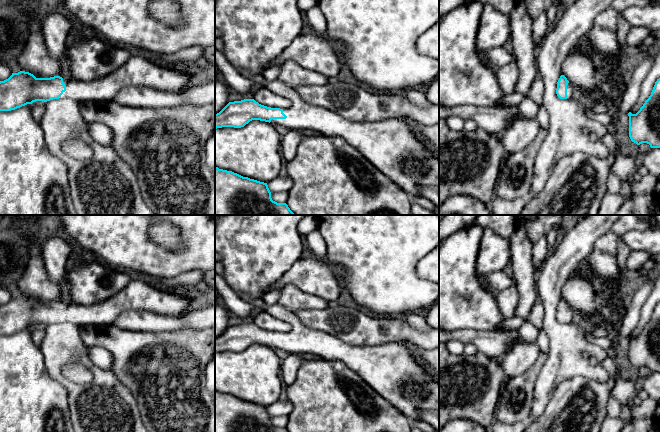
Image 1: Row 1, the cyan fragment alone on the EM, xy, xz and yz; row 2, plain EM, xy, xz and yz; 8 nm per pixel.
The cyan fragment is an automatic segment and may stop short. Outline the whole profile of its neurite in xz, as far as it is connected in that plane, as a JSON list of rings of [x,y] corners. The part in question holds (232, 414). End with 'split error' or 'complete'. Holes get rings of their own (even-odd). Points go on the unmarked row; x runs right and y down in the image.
[[[215,390],[215,432],[289,432],[272,424],[267,407]]]; complete

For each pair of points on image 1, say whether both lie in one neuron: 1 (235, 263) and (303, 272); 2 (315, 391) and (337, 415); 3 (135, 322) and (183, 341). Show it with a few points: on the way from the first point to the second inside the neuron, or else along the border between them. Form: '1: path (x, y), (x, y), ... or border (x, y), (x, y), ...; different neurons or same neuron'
1: border (300, 257), (270, 286); different neurons
2: path (321, 397), (333, 409); same neuron
3: border (182, 328), (166, 331), (136, 331); different neurons

